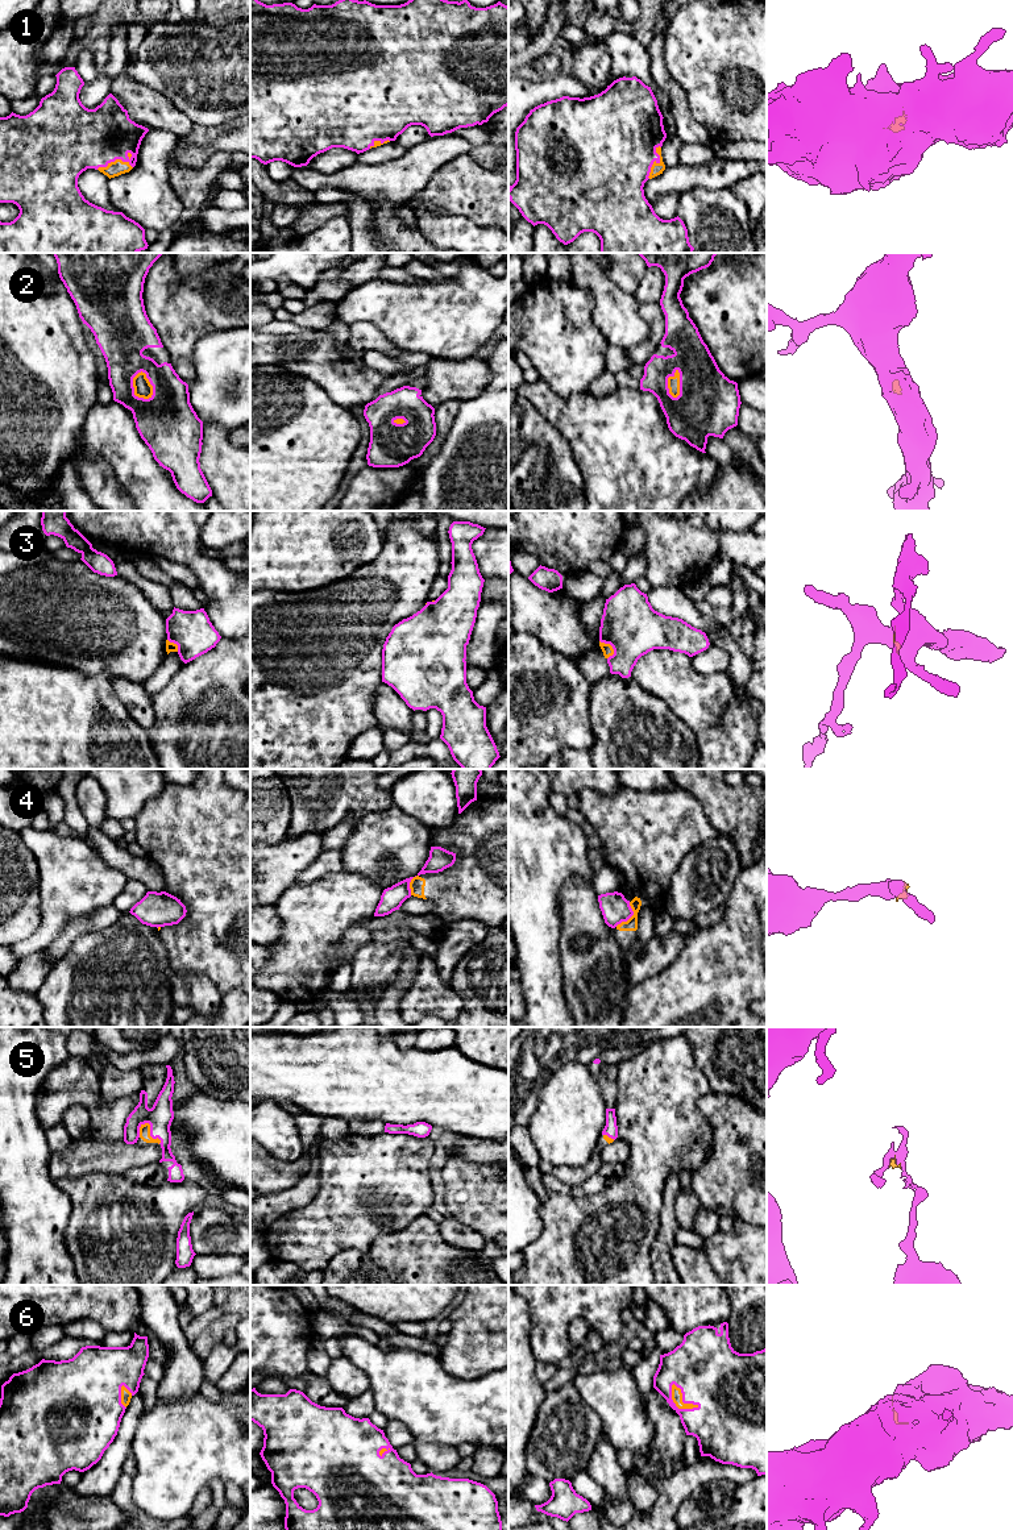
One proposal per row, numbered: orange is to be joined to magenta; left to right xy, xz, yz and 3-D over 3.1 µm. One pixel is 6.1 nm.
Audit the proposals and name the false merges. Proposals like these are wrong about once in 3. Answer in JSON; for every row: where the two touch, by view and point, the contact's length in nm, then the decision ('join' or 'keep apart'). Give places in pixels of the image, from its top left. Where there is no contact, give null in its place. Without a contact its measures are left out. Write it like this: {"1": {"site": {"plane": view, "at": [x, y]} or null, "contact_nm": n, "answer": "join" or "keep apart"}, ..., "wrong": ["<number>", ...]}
{"1": {"site": {"plane": "xy", "at": [115, 159]}, "contact_nm": 240, "answer": "join"}, "2": {"site": {"plane": "xy", "at": [150, 383]}, "contact_nm": 190, "answer": "join"}, "3": {"site": {"plane": "yz", "at": [611, 645]}, "contact_nm": 130, "answer": "join"}, "4": {"site": {"plane": "yz", "at": [630, 917]}, "contact_nm": 180, "answer": "keep apart"}, "5": {"site": {"plane": "xy", "at": [150, 1131]}, "contact_nm": 170, "answer": "keep apart"}, "6": {"site": {"plane": "yz", "at": [683, 1400]}, "contact_nm": 220, "answer": "join"}, "wrong": ["4", "5"]}

